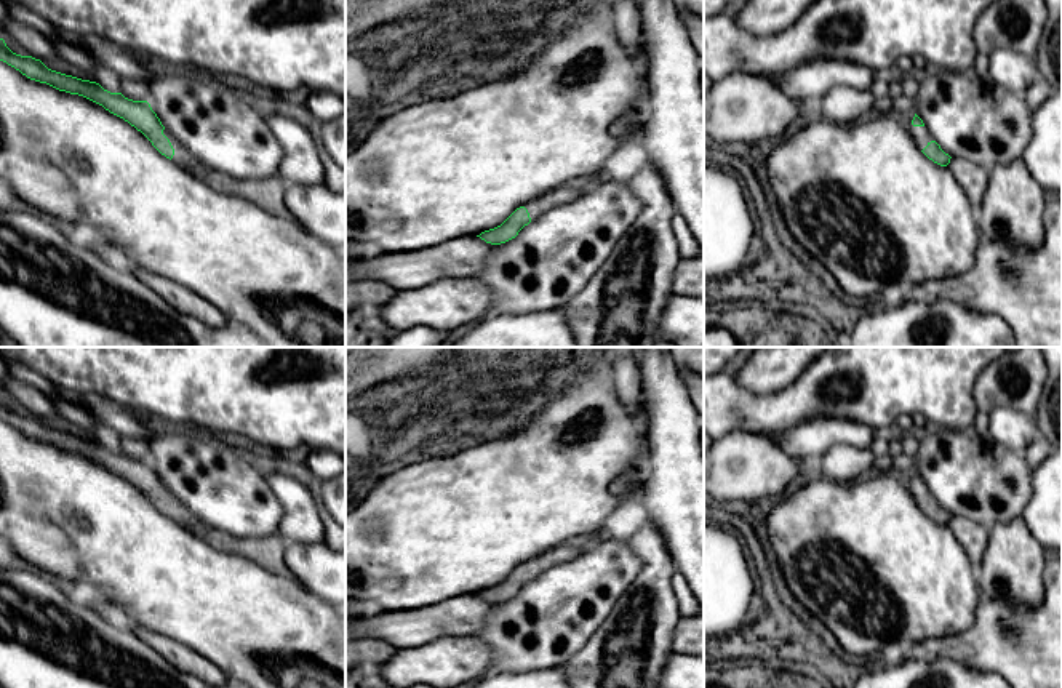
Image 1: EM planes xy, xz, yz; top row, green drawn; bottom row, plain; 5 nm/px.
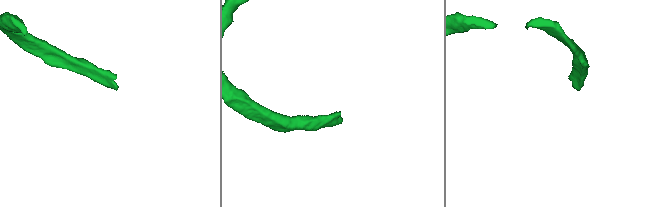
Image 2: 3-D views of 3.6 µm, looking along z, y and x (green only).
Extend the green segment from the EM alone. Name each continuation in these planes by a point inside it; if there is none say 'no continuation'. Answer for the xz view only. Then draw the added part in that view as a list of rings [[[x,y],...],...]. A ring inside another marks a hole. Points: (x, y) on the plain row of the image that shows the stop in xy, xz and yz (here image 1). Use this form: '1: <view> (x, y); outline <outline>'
1: xz (565, 552); outline [[[582,542],[561,544],[553,549],[549,549],[547,552],[542,552],[541,555],[536,555],[534,558],[525,562],[523,565],[528,568],[531,579],[534,579],[547,568],[579,557],[584,547],[585,544]]]

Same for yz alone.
1: yz (922, 495); outline [[[912,480],[908,483],[908,491],[912,493],[920,509],[923,509],[931,499],[934,499],[926,485],[913,485]]]

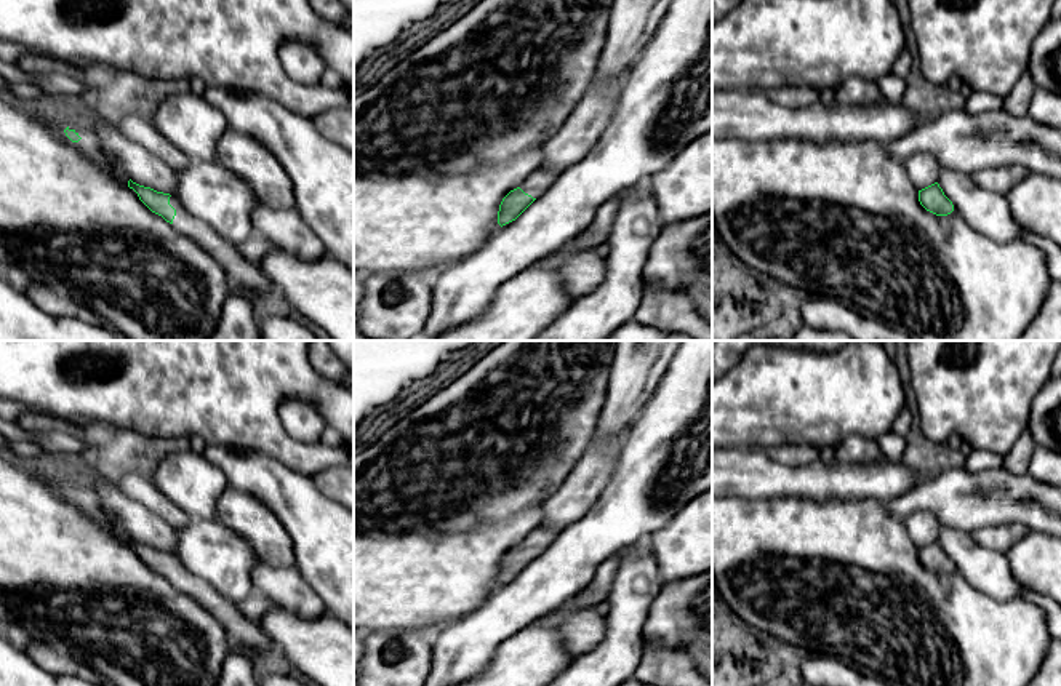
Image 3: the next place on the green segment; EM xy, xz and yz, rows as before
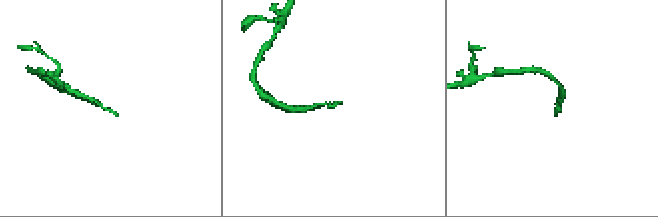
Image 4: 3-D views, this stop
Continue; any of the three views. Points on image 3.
1: xy (247, 635); outline [[[173,553],[170,555],[170,563],[176,568],[173,587],[198,601],[213,614],[227,632],[235,649],[246,654],[274,651],[272,641],[261,624],[248,619],[237,603],[226,600],[206,580],[190,574]]]

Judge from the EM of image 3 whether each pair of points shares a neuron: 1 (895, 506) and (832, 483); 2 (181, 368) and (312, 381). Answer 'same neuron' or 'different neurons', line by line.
1: different neurons
2: same neuron

